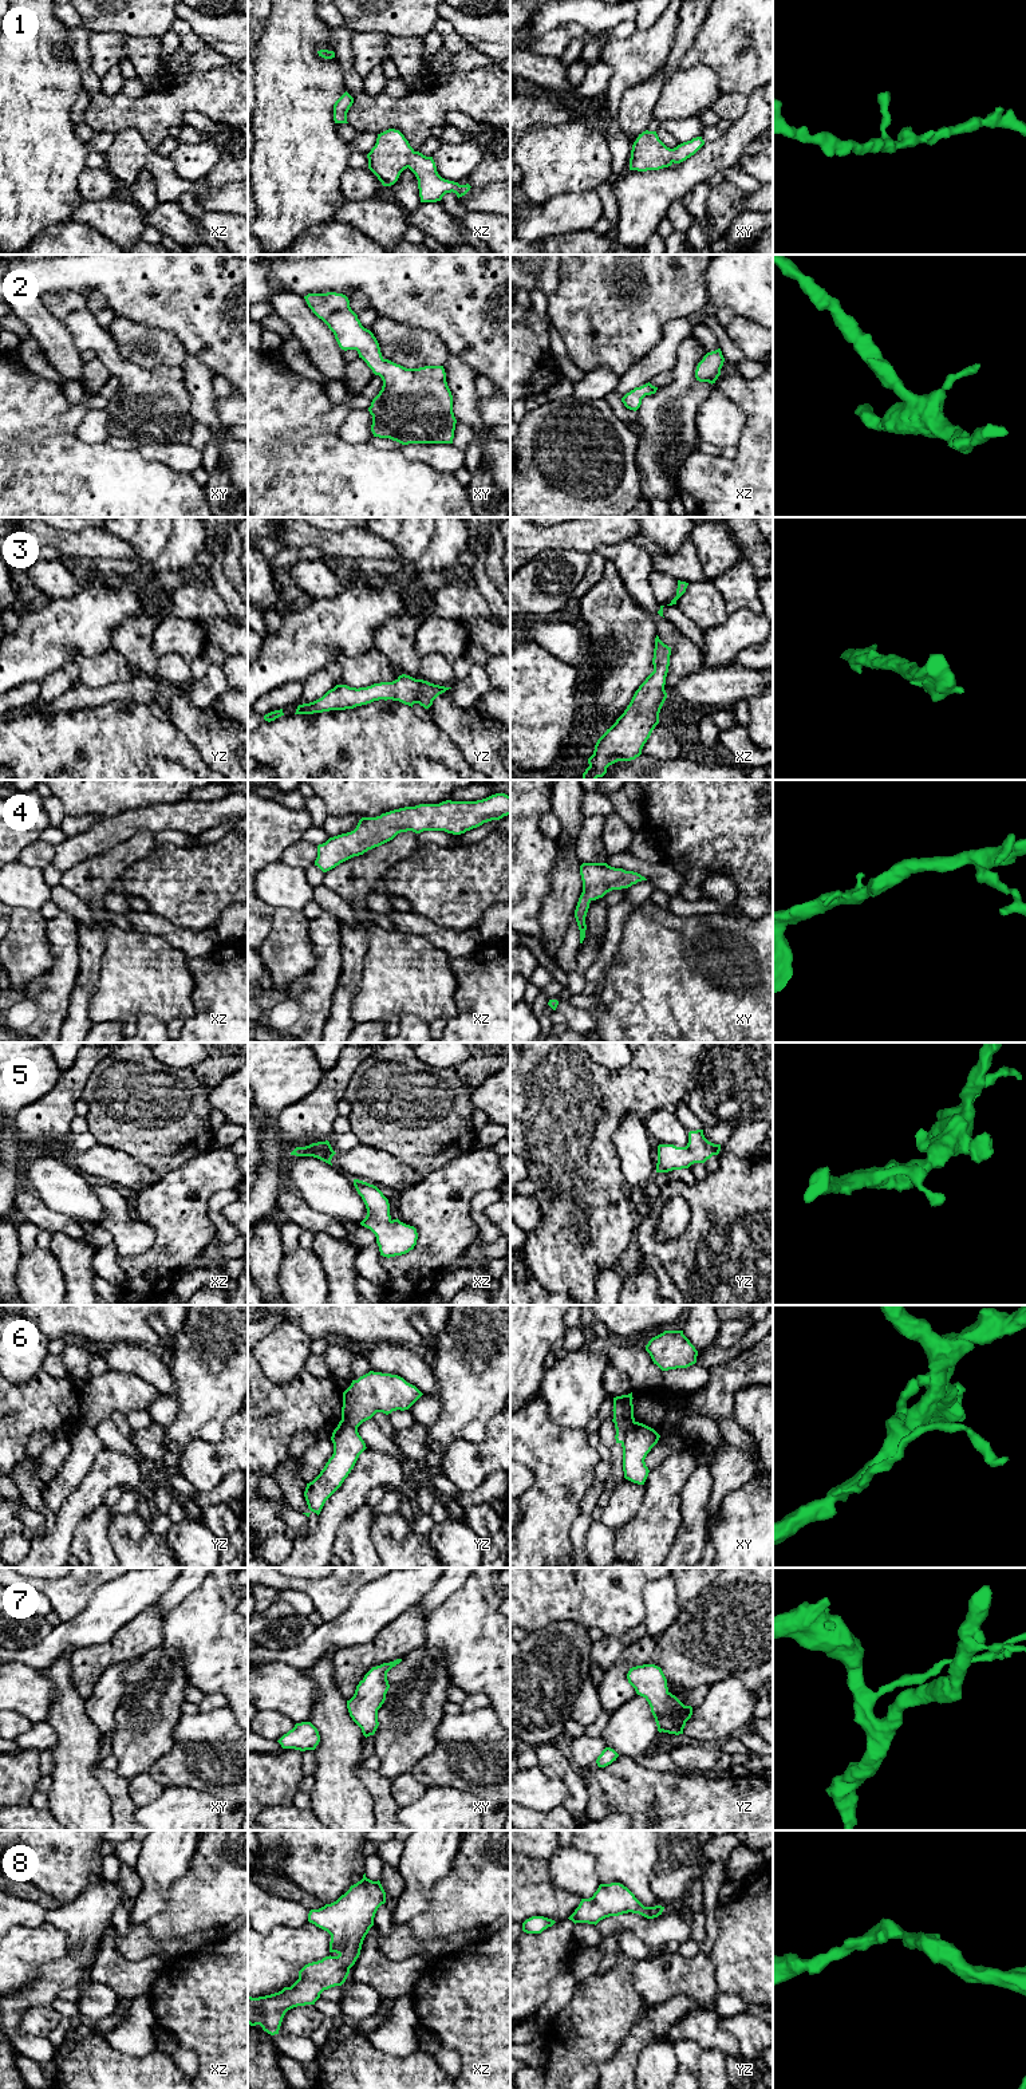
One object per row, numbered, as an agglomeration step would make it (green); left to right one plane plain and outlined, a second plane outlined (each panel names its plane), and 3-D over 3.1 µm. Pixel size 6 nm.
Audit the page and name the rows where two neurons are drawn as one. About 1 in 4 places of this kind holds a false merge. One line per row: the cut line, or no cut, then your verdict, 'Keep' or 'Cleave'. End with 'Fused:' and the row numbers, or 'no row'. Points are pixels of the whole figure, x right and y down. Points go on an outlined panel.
1: No split. Keep
2: No split. Keep
3: No split. Keep
4: No split. Keep
5: No split. Keep
6: Split along xy (635, 1422), (620, 1442). Cleave
7: No split. Keep
8: No split. Keep
Fused: 6

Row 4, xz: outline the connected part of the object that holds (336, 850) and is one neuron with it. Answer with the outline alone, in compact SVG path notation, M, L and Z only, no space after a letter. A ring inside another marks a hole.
M496 793L477 801L419 804L362 817L351 832L329 837L317 846L315 866L327 872L340 863L392 840L398 833L413 831L445 831L461 835L484 823L510 815L510 796Z

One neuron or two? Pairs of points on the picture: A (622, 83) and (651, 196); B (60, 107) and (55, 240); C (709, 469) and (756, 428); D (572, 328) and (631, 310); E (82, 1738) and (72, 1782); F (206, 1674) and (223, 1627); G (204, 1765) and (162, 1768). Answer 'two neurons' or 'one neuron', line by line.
A: two neurons
B: two neurons
C: one neuron
D: one neuron
E: one neuron
F: one neuron
G: one neuron

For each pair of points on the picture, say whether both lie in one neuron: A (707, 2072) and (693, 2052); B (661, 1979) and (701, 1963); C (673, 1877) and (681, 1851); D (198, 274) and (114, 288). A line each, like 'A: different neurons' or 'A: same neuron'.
A: different neurons
B: same neuron
C: same neuron
D: same neuron

